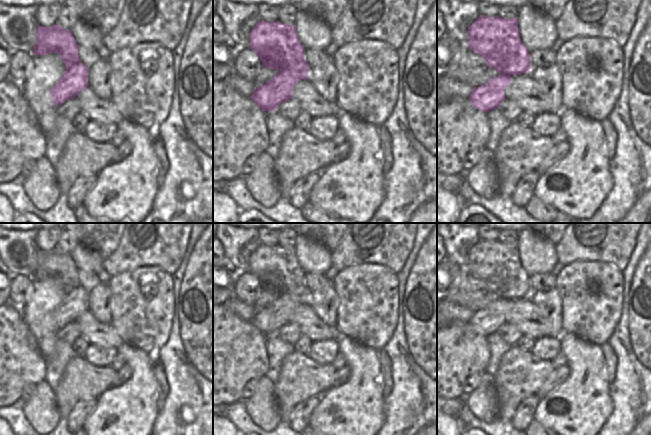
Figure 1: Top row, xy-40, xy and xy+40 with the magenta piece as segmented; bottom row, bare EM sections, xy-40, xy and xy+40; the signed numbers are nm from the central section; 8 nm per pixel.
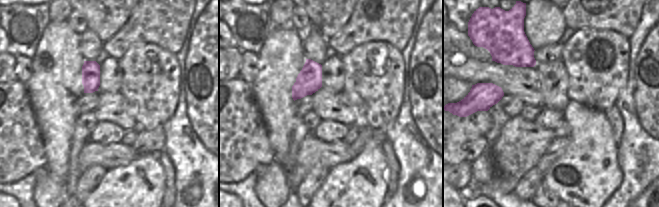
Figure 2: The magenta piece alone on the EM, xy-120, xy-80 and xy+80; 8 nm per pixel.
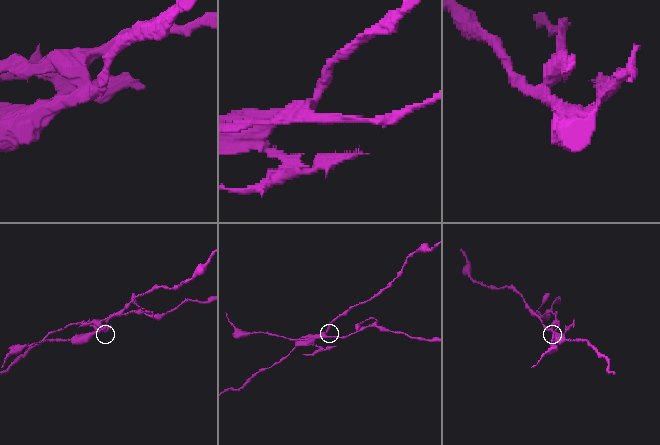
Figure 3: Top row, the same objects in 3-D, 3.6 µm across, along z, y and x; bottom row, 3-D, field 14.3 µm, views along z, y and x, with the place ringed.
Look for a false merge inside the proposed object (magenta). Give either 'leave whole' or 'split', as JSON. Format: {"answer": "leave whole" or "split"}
{"answer": "split"}

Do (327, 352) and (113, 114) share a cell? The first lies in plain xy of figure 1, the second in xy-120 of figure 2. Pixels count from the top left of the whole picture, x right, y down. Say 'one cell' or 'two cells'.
two cells

